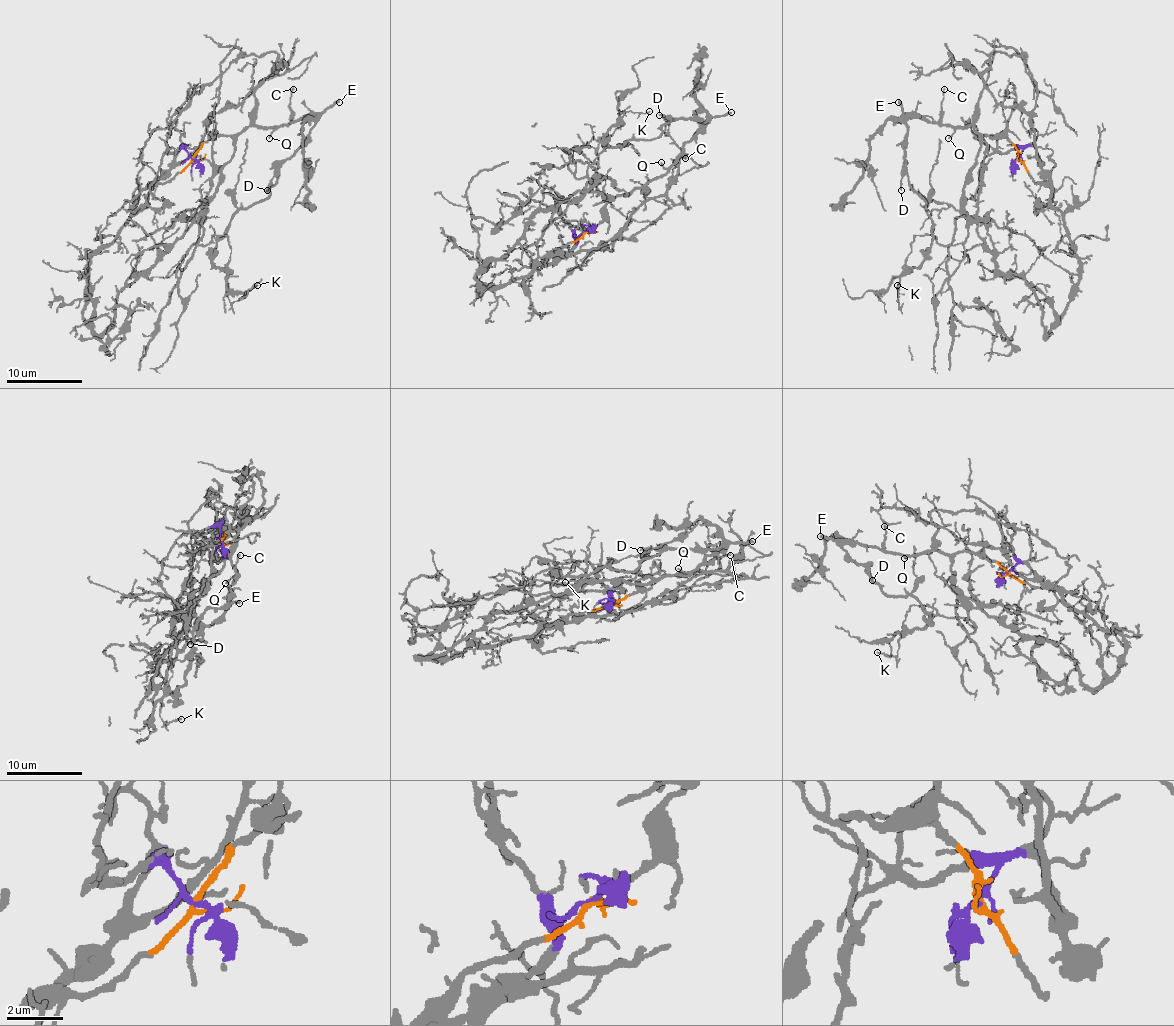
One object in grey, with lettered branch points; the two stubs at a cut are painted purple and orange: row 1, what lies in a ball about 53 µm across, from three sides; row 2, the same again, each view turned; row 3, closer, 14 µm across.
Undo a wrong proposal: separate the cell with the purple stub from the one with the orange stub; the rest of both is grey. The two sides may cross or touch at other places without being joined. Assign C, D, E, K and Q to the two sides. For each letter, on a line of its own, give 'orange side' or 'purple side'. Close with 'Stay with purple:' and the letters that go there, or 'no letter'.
C: orange side
D: orange side
E: orange side
K: orange side
Q: orange side
Stay with purple: no letter

